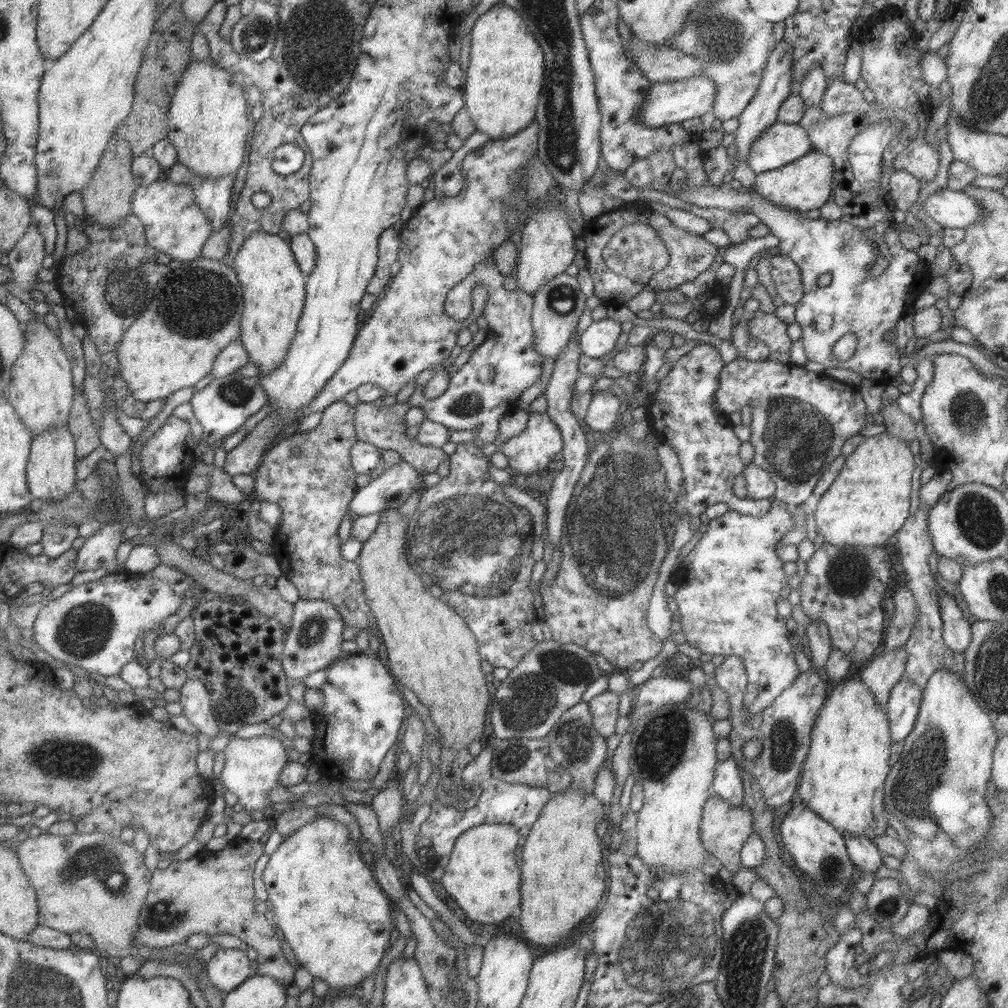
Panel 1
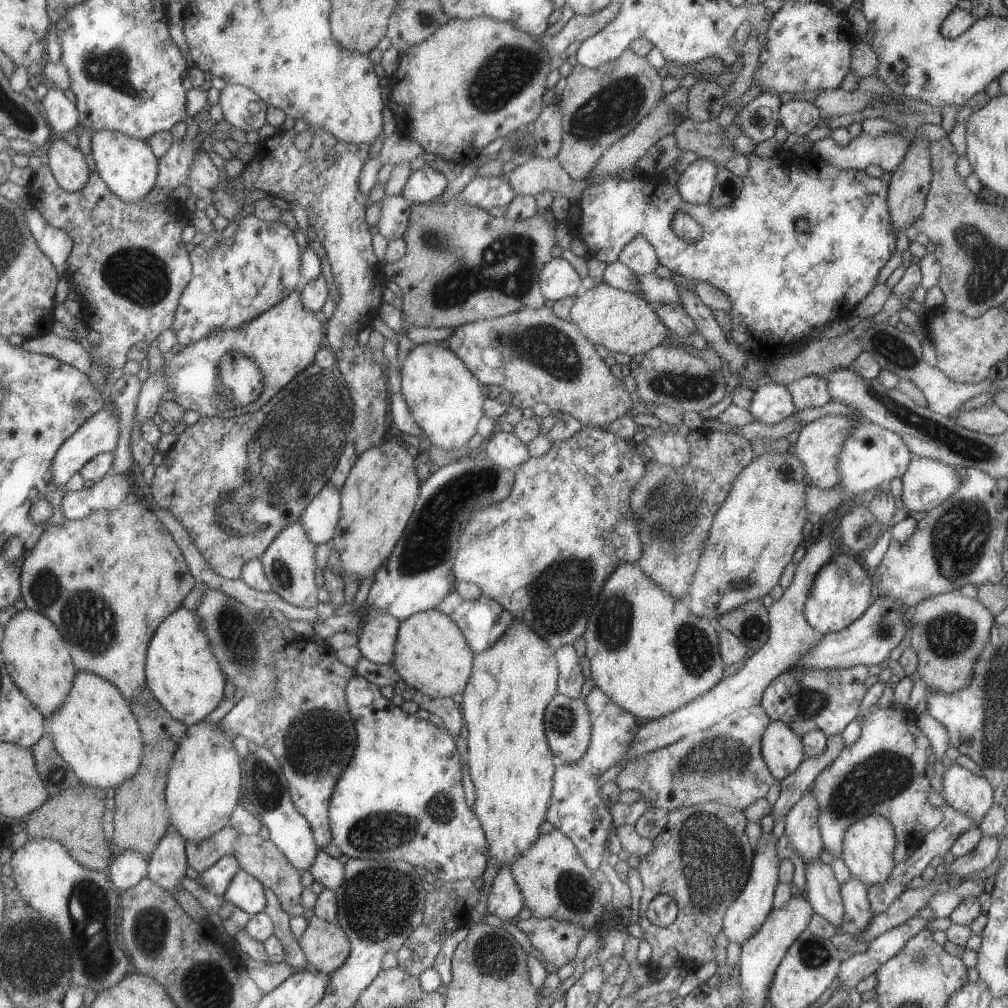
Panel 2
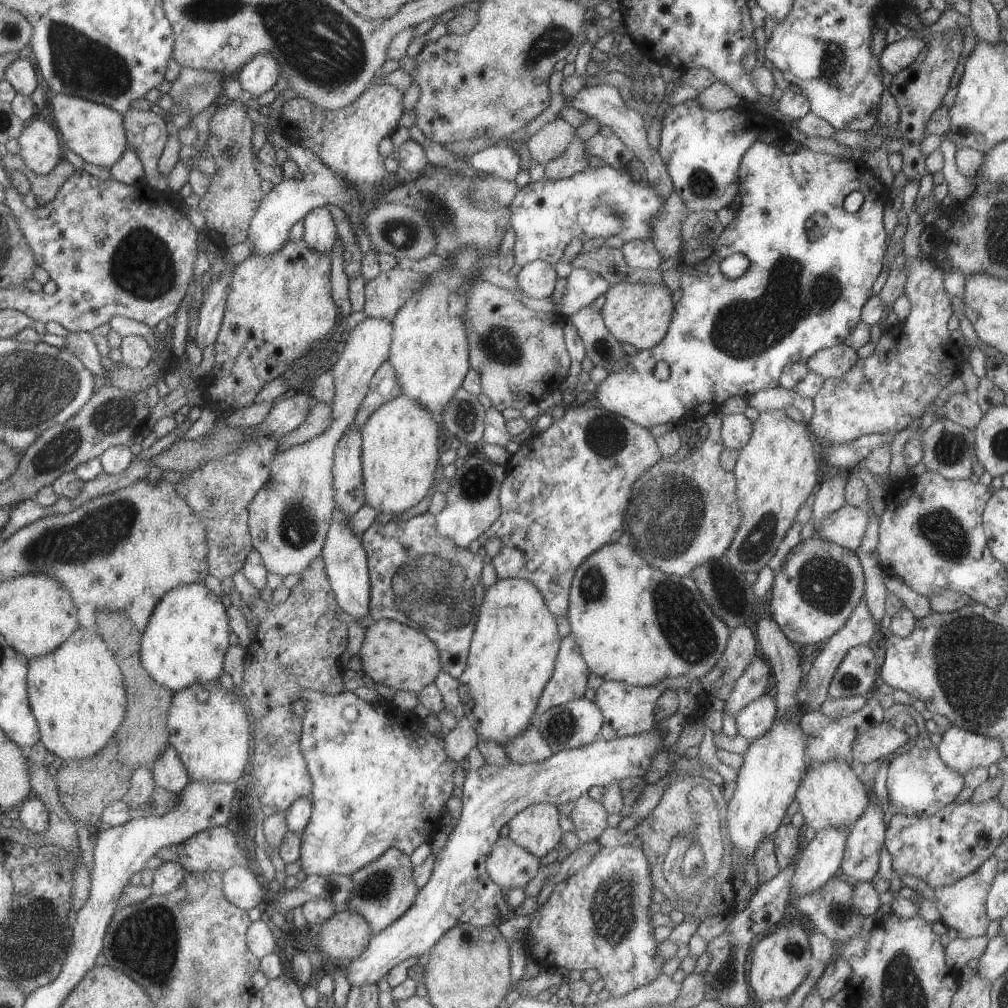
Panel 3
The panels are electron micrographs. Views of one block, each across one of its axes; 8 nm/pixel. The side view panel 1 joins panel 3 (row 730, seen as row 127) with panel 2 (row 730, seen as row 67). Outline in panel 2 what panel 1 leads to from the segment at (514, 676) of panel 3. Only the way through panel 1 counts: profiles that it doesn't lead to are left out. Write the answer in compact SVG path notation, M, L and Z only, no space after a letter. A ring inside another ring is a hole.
M513 620L491 648L473 655L471 672L458 707L468 732L467 766L475 793L472 811L483 828L488 856L495 861L497 868L510 865L513 858L521 856L537 840L539 824L545 821L556 762L546 741L543 715L547 703L557 693L557 676L554 650L519 620Z

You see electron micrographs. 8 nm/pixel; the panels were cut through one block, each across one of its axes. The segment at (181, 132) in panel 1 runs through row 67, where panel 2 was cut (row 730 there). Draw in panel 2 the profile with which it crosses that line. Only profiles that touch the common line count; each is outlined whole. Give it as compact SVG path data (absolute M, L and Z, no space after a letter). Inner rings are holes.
M199 720L187 726L185 734L181 736L177 744L177 750L173 752L164 790L167 812L169 812L168 824L177 830L177 834L184 841L201 842L228 824L229 816L240 800L239 762L241 762L241 757L235 752L233 742L217 728L215 722Z

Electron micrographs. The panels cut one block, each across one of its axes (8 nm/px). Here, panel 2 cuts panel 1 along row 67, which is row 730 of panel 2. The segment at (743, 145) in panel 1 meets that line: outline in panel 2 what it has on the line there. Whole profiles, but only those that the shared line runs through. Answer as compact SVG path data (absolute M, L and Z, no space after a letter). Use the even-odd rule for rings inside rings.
M781 721L769 722L759 746L765 766L779 781L791 774L805 757L800 737Z

